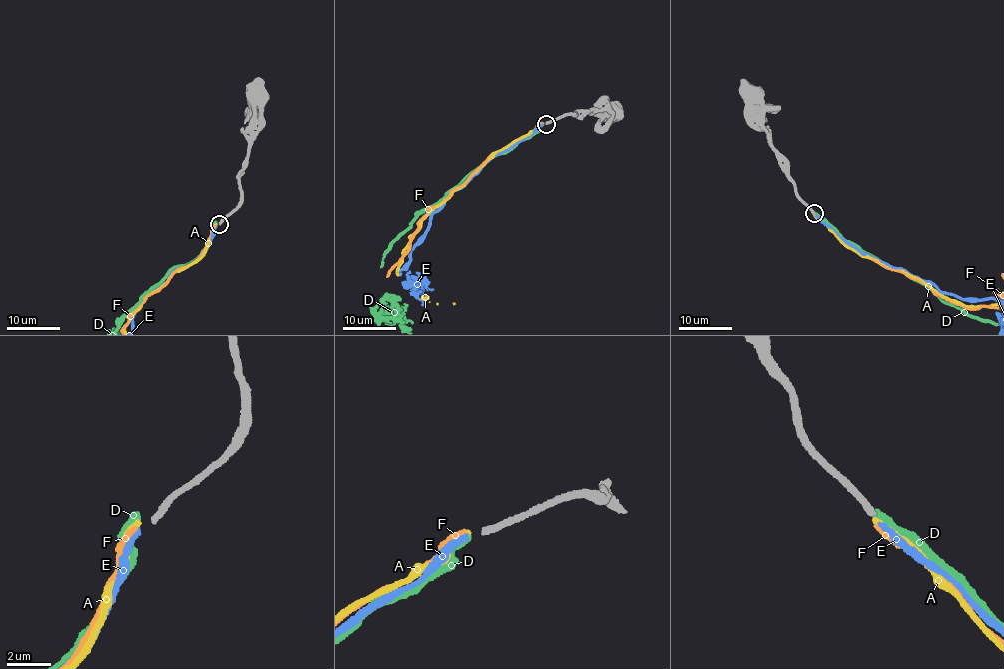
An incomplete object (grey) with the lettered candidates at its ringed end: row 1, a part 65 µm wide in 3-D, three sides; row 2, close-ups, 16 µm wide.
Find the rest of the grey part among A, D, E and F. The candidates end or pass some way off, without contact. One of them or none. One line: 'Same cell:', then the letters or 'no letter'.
Same cell: E

